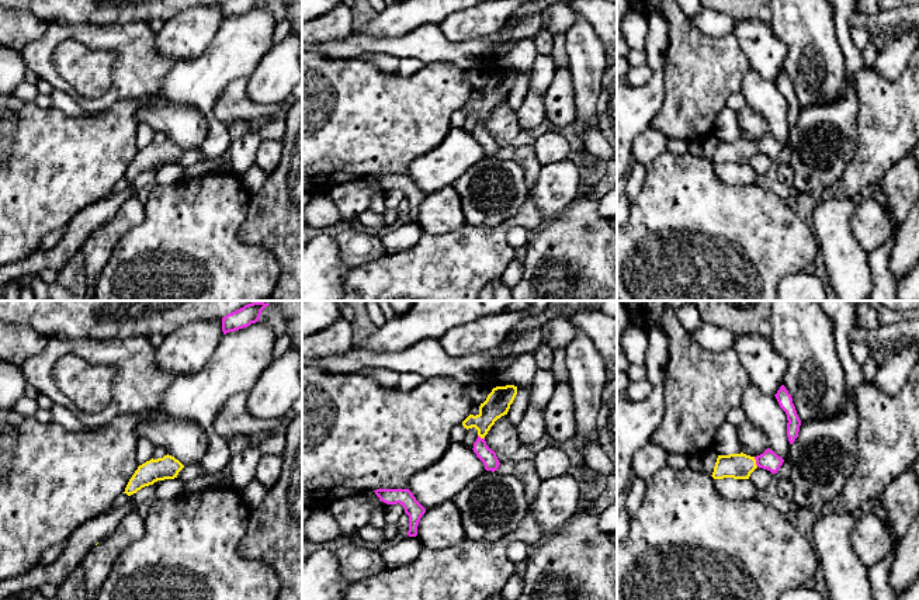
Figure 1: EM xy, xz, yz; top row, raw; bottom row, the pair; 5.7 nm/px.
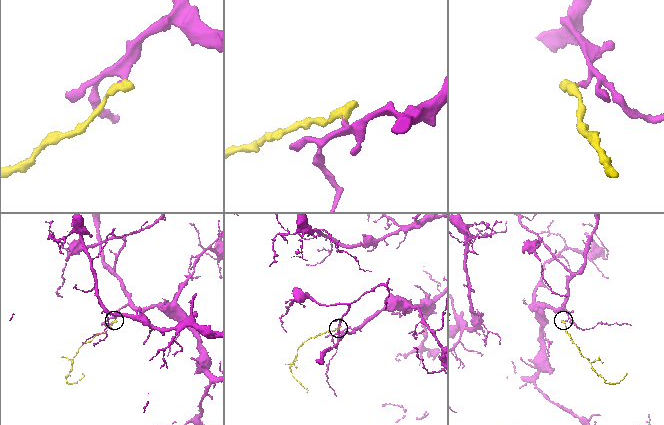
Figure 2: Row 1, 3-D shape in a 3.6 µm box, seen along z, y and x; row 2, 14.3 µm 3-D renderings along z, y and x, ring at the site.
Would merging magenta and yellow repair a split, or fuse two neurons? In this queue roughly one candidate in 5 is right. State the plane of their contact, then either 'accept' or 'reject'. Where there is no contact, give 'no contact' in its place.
yz | accept

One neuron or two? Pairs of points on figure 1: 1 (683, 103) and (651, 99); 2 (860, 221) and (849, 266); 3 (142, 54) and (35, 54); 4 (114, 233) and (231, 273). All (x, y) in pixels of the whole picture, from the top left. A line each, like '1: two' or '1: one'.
1: two
2: two
3: one
4: two

